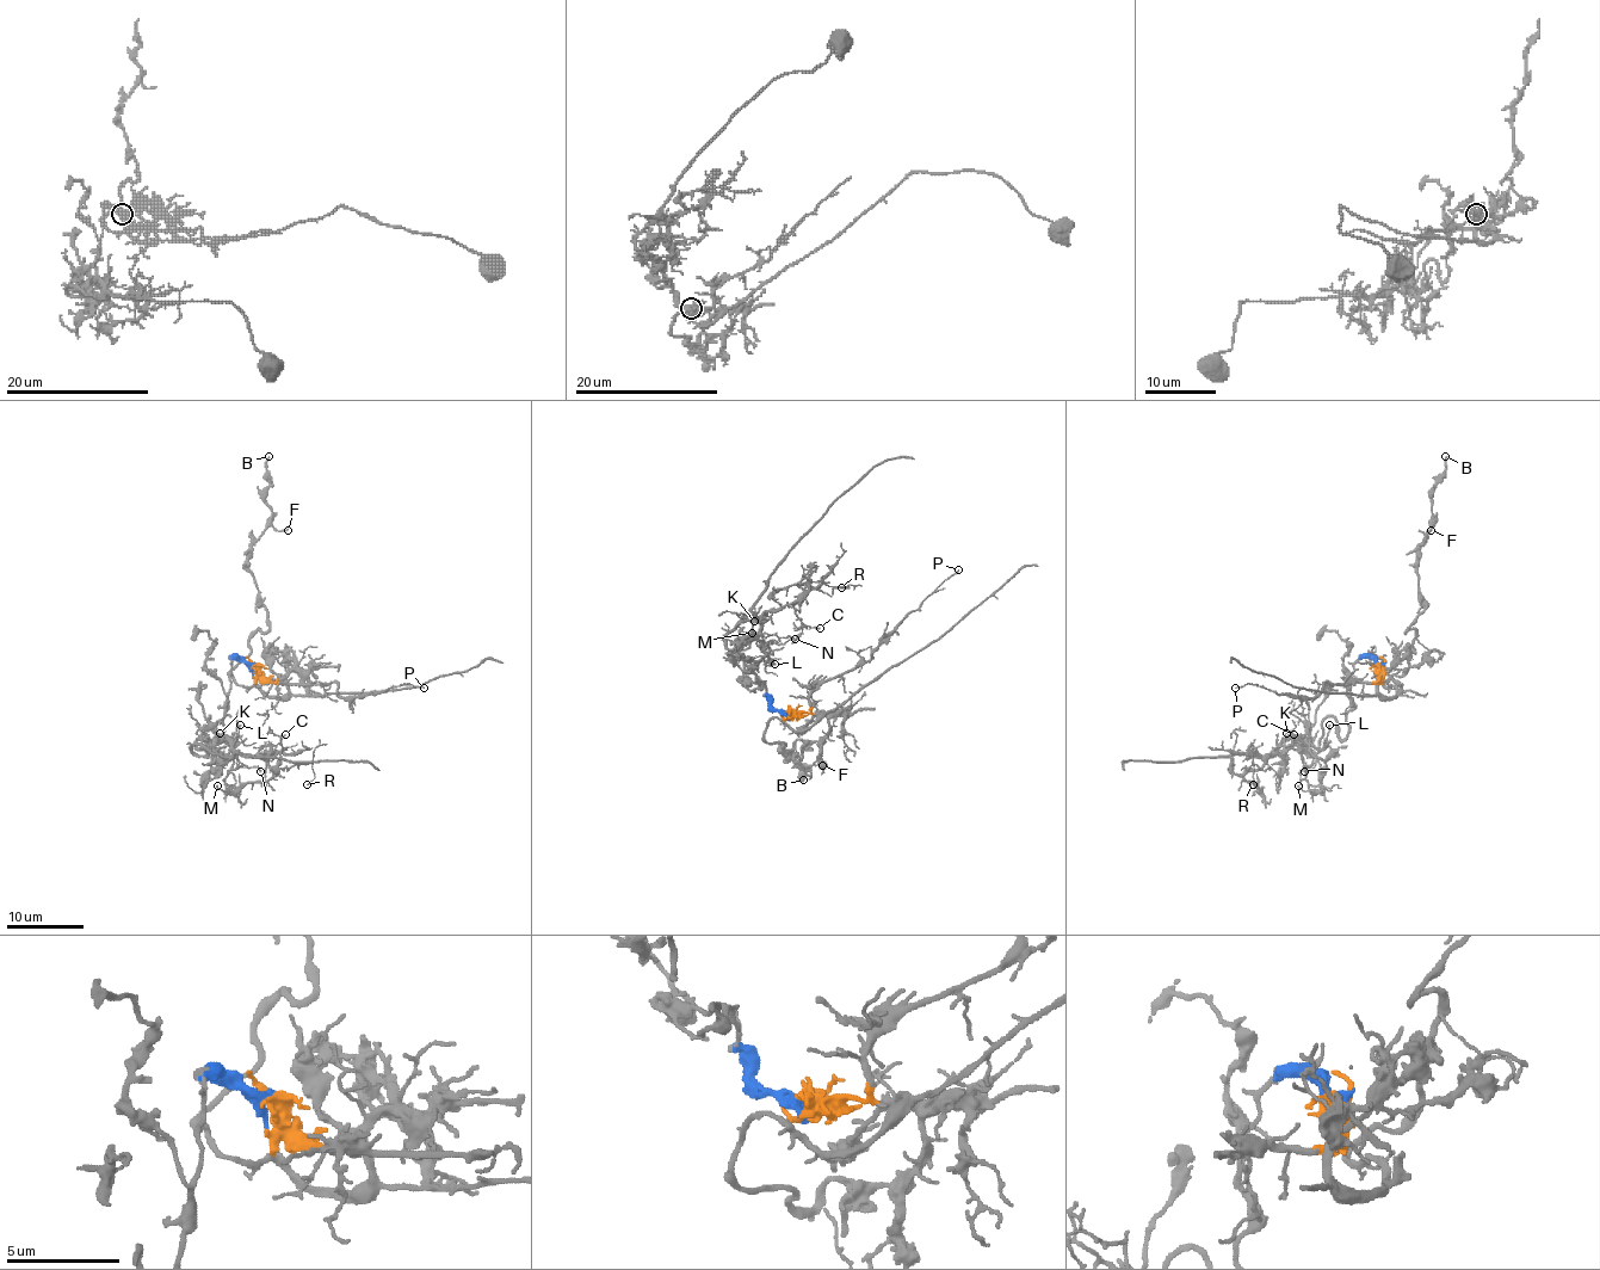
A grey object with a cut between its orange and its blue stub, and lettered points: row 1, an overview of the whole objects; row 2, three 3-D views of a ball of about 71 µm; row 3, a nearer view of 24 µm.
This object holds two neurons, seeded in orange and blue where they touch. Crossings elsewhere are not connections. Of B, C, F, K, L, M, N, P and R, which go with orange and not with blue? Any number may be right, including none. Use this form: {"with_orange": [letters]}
{"with_orange": ["B", "F", "P"]}

